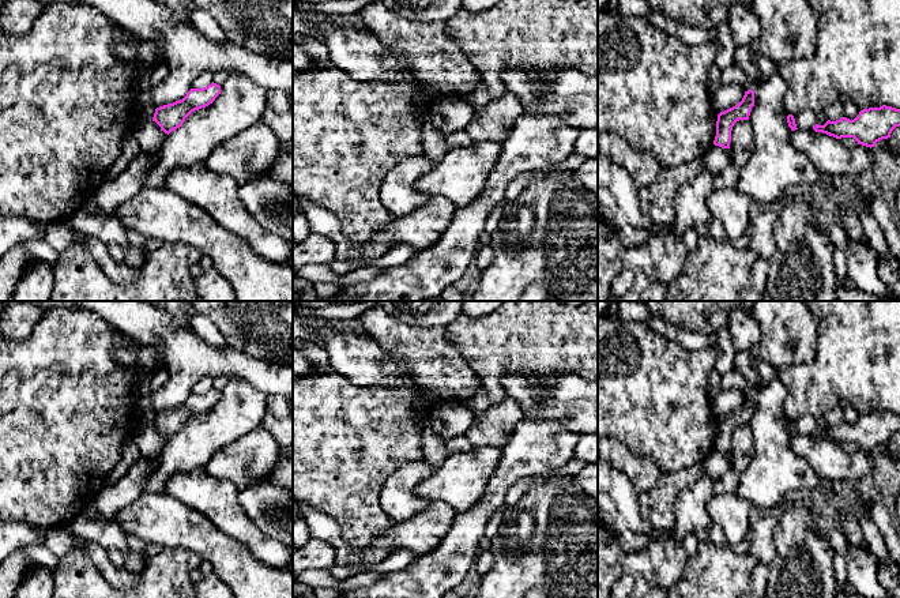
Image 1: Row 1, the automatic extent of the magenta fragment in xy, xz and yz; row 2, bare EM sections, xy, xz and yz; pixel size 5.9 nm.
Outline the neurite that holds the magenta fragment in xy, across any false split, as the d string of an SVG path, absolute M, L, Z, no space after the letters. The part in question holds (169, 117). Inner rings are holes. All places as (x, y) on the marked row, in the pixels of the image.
M214 82L203 89L191 89L182 99L157 108L152 121L169 135L180 128L192 112L208 106L219 94L221 86Z

